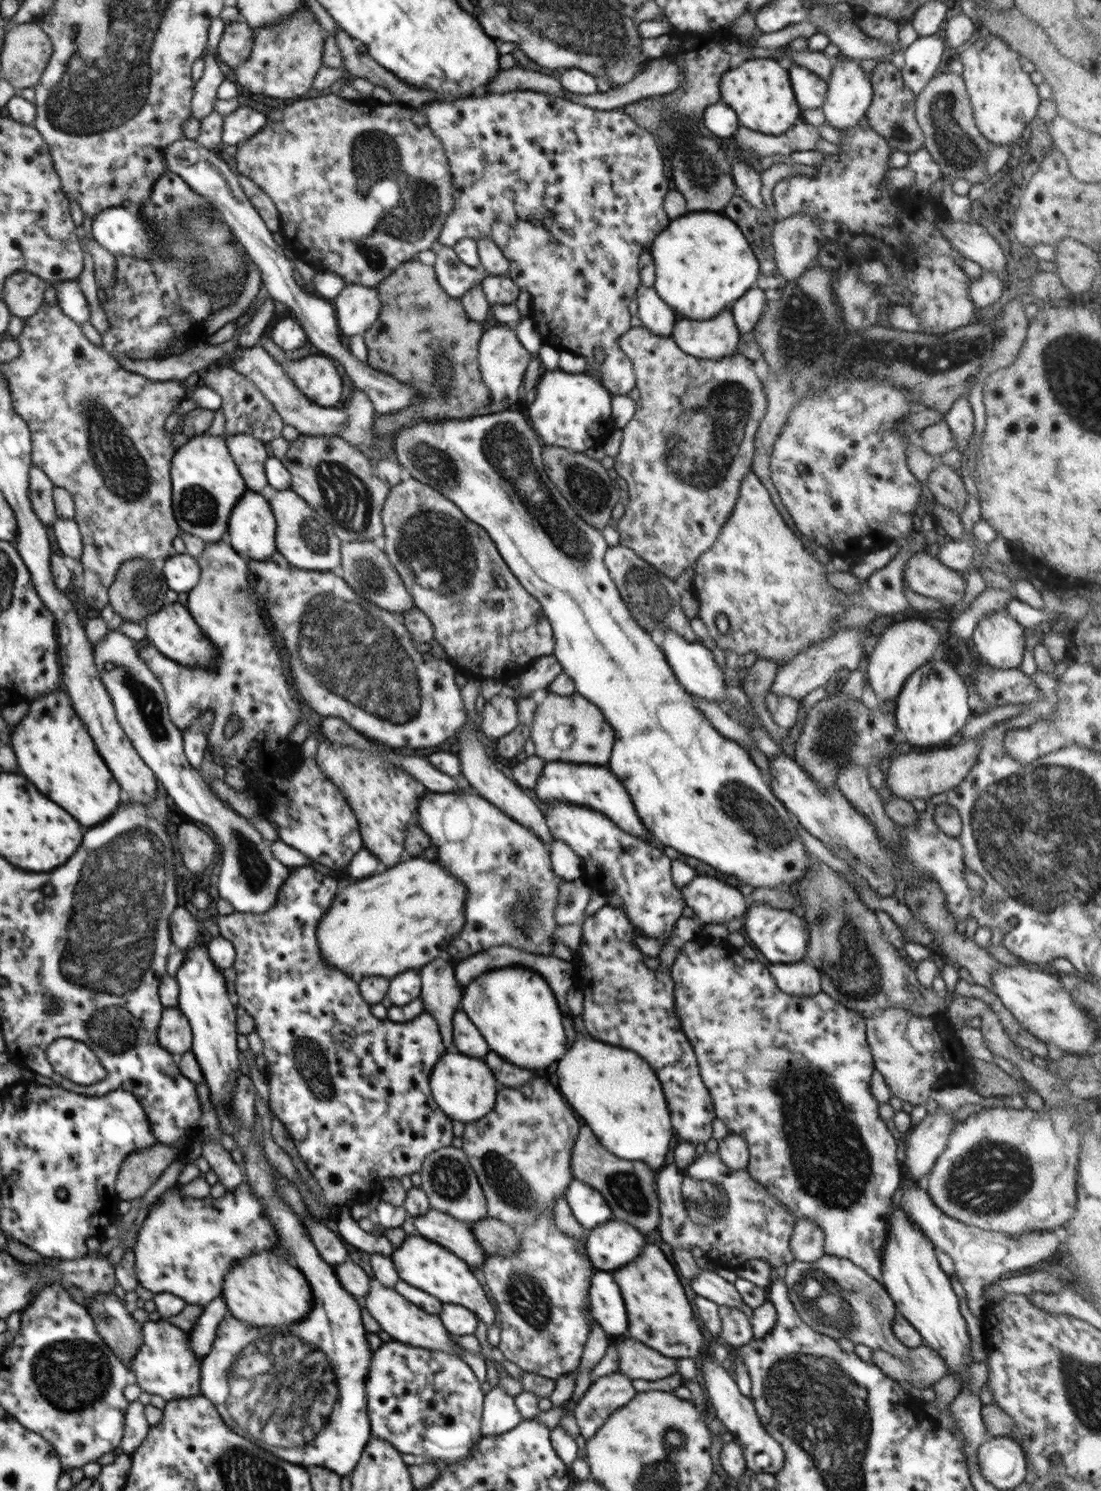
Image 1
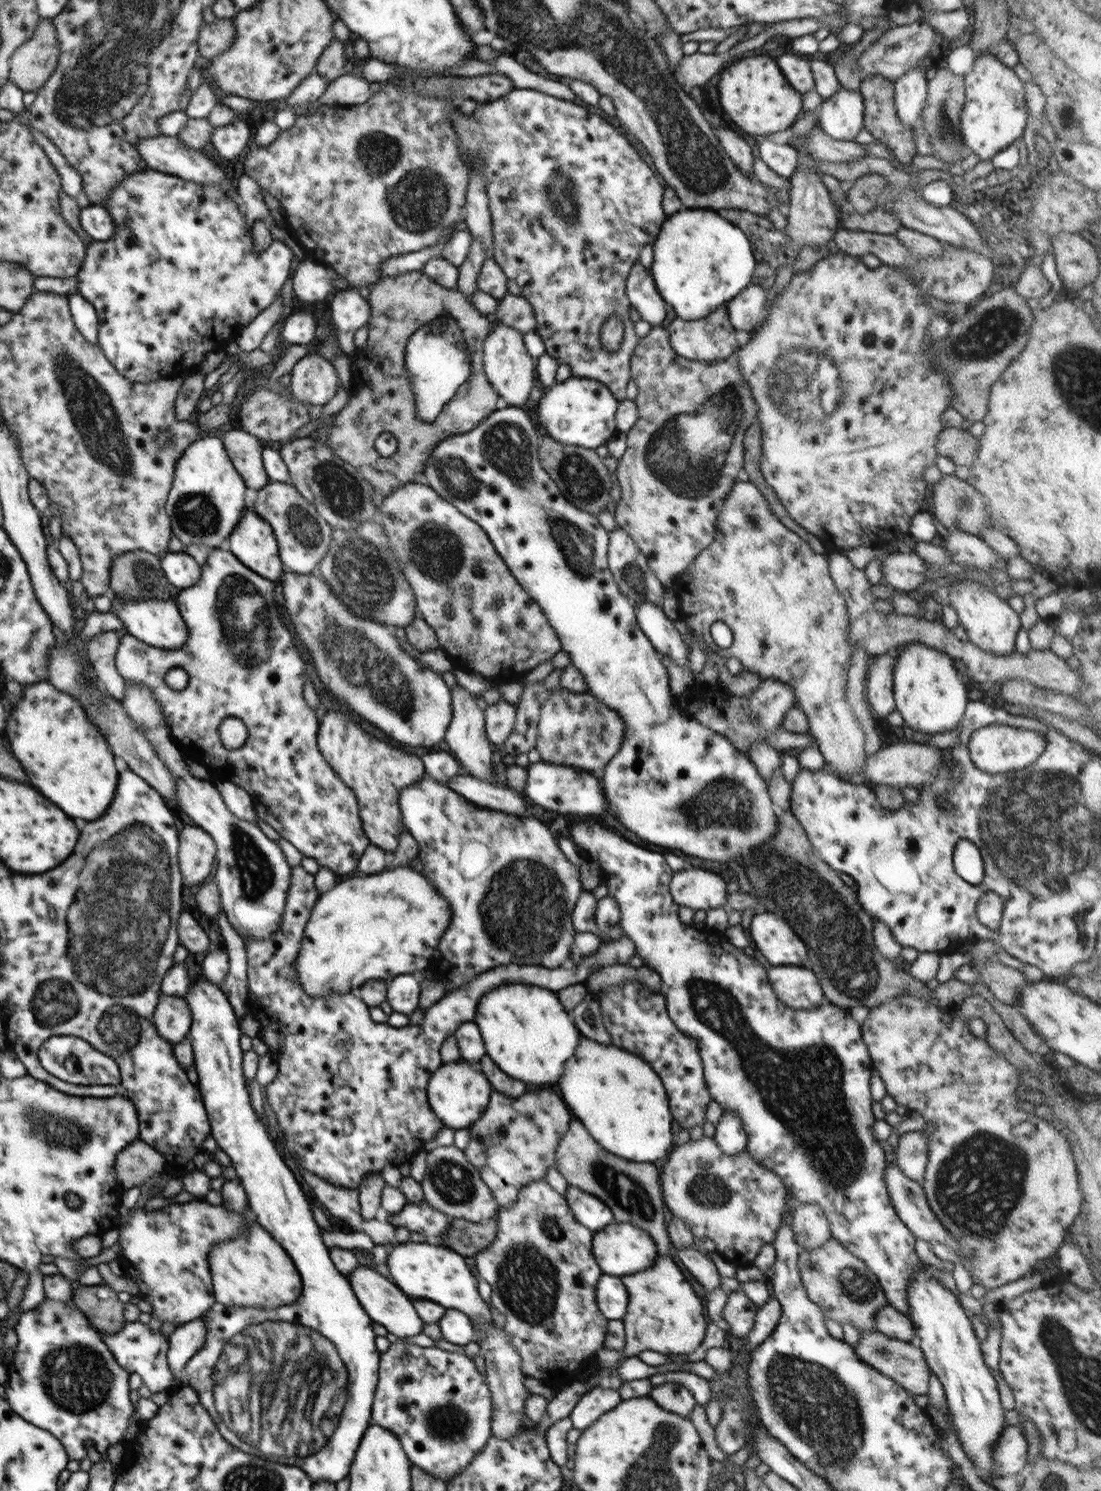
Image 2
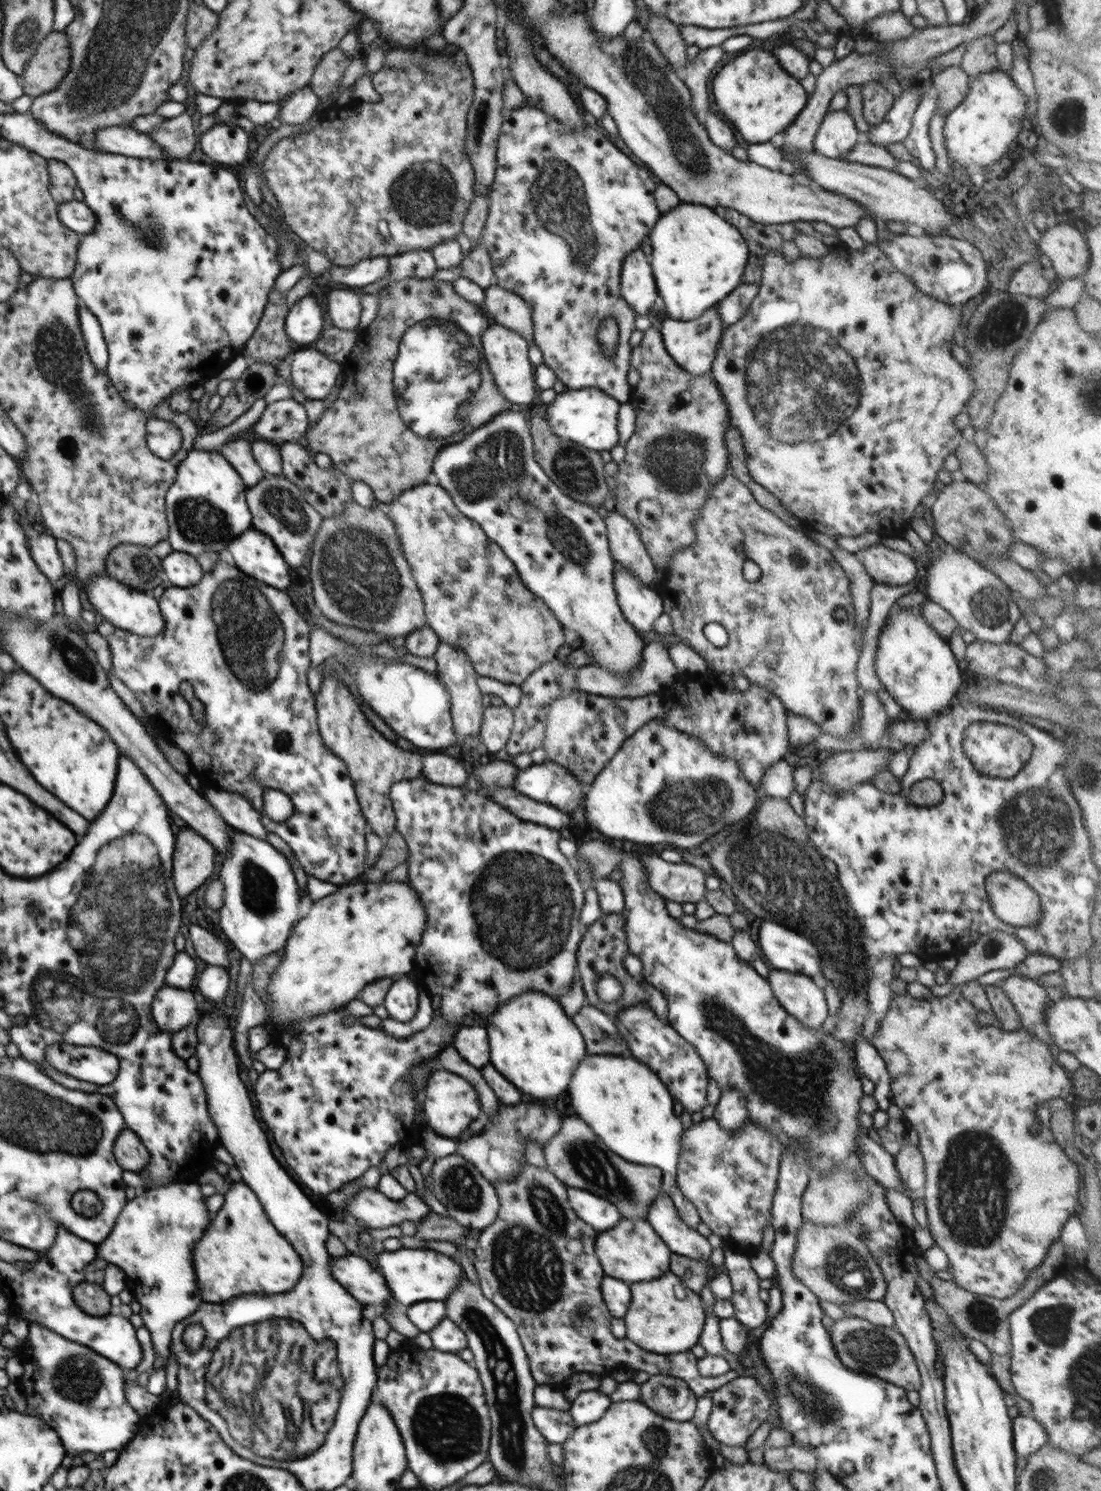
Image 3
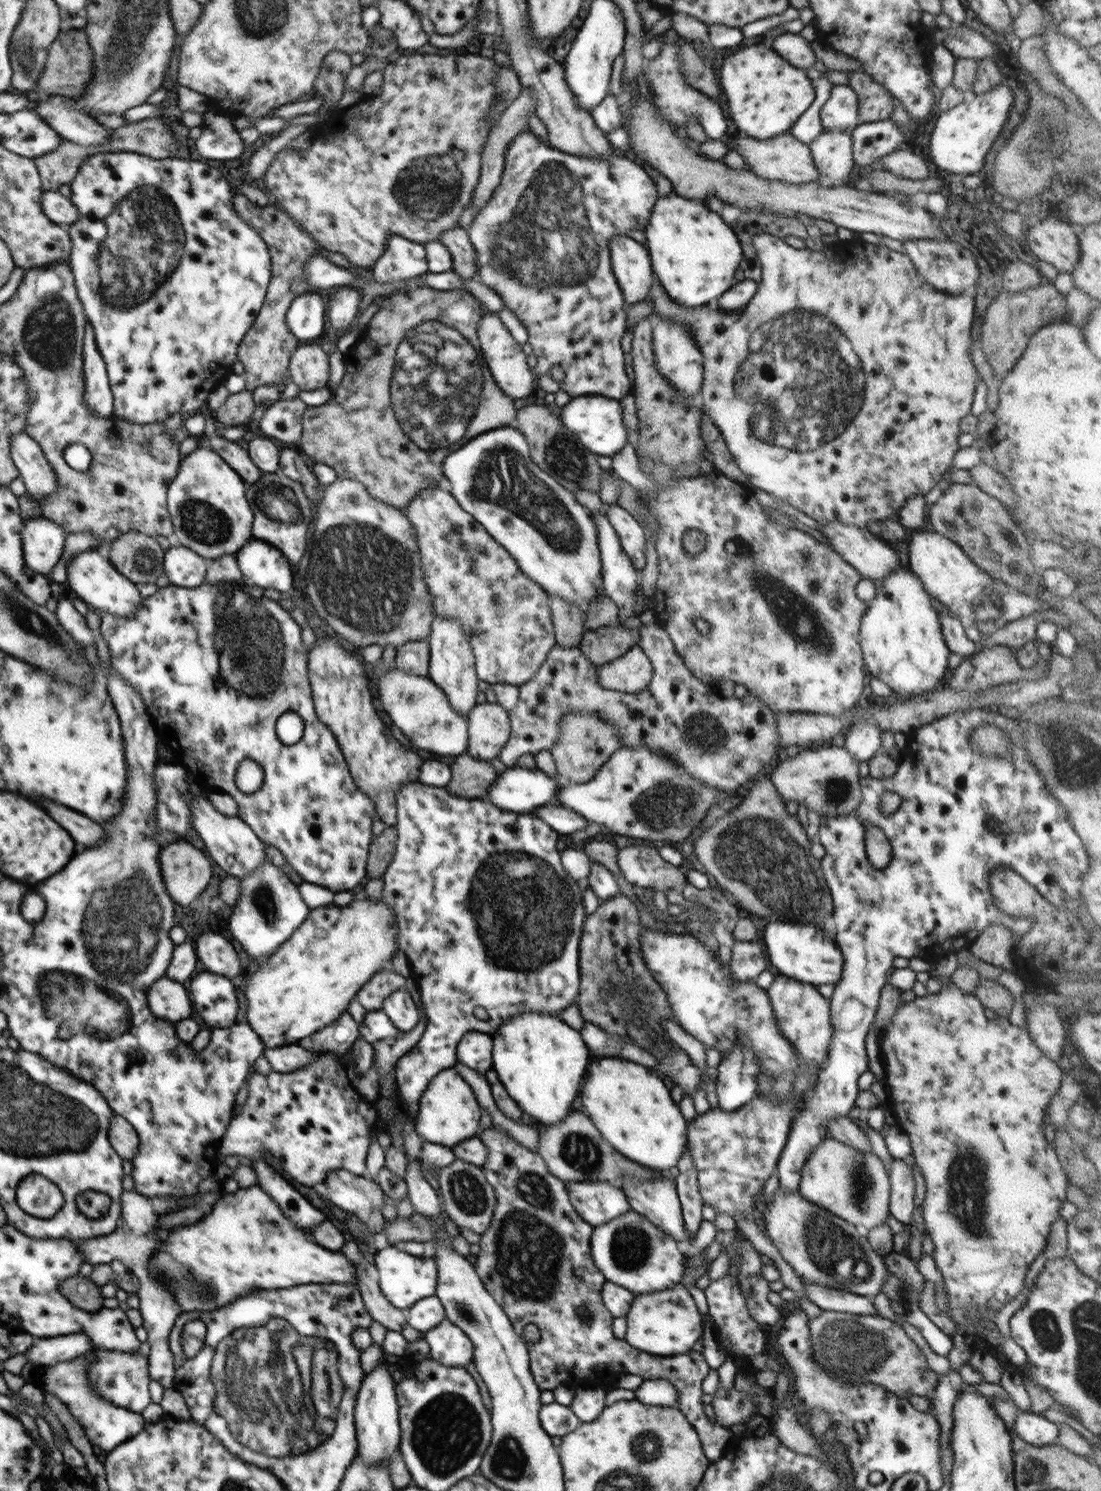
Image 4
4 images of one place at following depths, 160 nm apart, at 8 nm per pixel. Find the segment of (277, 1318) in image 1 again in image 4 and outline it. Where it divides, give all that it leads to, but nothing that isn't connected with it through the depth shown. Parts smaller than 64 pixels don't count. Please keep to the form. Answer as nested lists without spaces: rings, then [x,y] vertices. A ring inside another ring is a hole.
[[[257,1184],[245,1189],[238,1188],[234,1193],[223,1192],[209,1206],[202,1220],[184,1225],[184,1228],[176,1226],[168,1230],[167,1239],[161,1240],[161,1246],[158,1251],[155,1250],[148,1264],[148,1271],[170,1289],[184,1312],[220,1310],[252,1290],[292,1289],[311,1283],[338,1283],[343,1287],[356,1287],[354,1263],[342,1253],[325,1249],[308,1238]]]

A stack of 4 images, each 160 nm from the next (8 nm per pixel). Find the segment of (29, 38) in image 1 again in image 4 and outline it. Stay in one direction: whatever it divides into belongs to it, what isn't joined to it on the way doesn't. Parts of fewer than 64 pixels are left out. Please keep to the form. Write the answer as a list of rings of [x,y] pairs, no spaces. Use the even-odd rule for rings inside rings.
[[[83,29],[59,31],[54,42],[49,46],[44,70],[36,81],[35,90],[42,95],[60,95],[69,98],[79,98],[83,95],[91,76],[93,75],[92,49]]]

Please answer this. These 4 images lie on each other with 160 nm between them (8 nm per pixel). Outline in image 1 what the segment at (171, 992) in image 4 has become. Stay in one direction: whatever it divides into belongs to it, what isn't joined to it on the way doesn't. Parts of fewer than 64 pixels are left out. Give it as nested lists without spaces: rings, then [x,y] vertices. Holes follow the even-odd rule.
[[[177,1006],[164,1007],[157,1030],[157,1039],[159,1045],[175,1057],[191,1049],[193,1036],[190,1021]]]

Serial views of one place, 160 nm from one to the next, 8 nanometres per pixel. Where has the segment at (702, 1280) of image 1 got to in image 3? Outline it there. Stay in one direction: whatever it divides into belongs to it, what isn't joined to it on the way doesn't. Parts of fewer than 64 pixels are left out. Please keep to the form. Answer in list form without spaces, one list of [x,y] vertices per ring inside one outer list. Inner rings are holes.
[[[662,1192],[650,1205],[647,1221],[672,1252],[692,1260],[710,1261],[713,1248],[708,1239],[679,1219],[674,1203],[666,1193]]]

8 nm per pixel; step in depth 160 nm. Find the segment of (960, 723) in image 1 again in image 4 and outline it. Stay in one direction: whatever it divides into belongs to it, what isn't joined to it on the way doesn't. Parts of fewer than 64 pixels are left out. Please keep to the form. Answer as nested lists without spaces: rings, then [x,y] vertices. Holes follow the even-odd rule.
[[[906,567],[897,568],[884,580],[878,580],[875,583],[875,598],[868,603],[860,627],[859,643],[866,668],[873,676],[890,686],[893,692],[903,694],[904,698],[930,693],[937,688],[938,684],[945,684],[950,671],[948,656],[951,652],[941,631],[939,614],[930,603],[932,598],[926,593],[922,581]]]

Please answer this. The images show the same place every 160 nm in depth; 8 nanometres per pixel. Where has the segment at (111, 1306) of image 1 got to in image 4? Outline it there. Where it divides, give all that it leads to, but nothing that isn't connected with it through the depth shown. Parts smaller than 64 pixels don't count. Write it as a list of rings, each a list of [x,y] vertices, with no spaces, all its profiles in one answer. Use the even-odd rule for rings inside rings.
[[[69,1277],[60,1283],[58,1292],[74,1306],[82,1311],[95,1313],[102,1309],[103,1298],[100,1296],[100,1287],[90,1282],[88,1277]]]

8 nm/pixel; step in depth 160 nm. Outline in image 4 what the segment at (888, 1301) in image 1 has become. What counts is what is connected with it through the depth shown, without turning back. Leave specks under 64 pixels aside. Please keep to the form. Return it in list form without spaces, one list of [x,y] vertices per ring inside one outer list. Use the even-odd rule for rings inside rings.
[[[779,1188],[771,1202],[762,1205],[761,1211],[768,1236],[804,1283],[816,1283],[870,1299],[882,1293],[888,1268],[860,1228],[812,1204],[798,1189]]]

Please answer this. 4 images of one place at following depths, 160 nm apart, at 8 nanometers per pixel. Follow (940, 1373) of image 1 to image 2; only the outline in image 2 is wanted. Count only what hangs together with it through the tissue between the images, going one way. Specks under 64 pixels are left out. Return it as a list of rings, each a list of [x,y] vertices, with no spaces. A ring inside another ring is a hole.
[[[864,1330],[860,1332],[860,1339],[853,1348],[859,1359],[875,1368],[880,1374],[891,1378],[909,1393],[927,1394],[931,1370],[926,1362],[924,1353],[911,1343],[889,1338],[877,1330]]]

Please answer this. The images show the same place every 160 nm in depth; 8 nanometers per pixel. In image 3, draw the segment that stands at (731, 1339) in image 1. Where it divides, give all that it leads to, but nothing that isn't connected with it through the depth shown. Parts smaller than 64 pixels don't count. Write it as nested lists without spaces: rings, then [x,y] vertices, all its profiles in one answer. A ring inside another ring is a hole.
[[[735,1250],[725,1252],[724,1270],[732,1281],[734,1293],[730,1298],[736,1314],[734,1319],[747,1330],[756,1329],[768,1318],[768,1306],[760,1297],[760,1279],[752,1269],[750,1256]]]

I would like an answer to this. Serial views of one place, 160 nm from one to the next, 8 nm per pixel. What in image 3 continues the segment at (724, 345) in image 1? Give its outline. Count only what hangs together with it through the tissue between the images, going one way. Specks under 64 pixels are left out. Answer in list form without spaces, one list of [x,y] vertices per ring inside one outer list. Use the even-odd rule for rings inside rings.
[[[716,307],[710,308],[704,312],[702,317],[690,321],[676,321],[662,315],[656,322],[658,330],[661,333],[662,342],[666,352],[672,356],[672,360],[676,361],[682,370],[690,372],[692,376],[710,376],[714,359],[716,359],[716,351],[718,344],[722,339],[725,325],[720,320],[720,314],[716,311]]]

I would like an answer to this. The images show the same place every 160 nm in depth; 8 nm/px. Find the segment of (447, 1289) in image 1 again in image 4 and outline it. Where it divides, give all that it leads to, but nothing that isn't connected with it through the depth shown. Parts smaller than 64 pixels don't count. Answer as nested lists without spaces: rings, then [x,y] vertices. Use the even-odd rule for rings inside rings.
[[[390,1245],[377,1251],[375,1264],[380,1278],[381,1292],[395,1308],[406,1311],[422,1298],[436,1295],[438,1270],[436,1270],[436,1259],[434,1257],[428,1257],[426,1254],[412,1256]]]

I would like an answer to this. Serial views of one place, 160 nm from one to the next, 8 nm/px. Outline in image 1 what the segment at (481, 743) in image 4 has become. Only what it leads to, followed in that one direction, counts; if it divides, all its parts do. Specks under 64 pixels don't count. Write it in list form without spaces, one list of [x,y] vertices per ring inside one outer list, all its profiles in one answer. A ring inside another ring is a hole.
[[[500,692],[485,702],[480,733],[487,741],[498,740],[519,725],[516,704],[517,700],[507,692]]]

